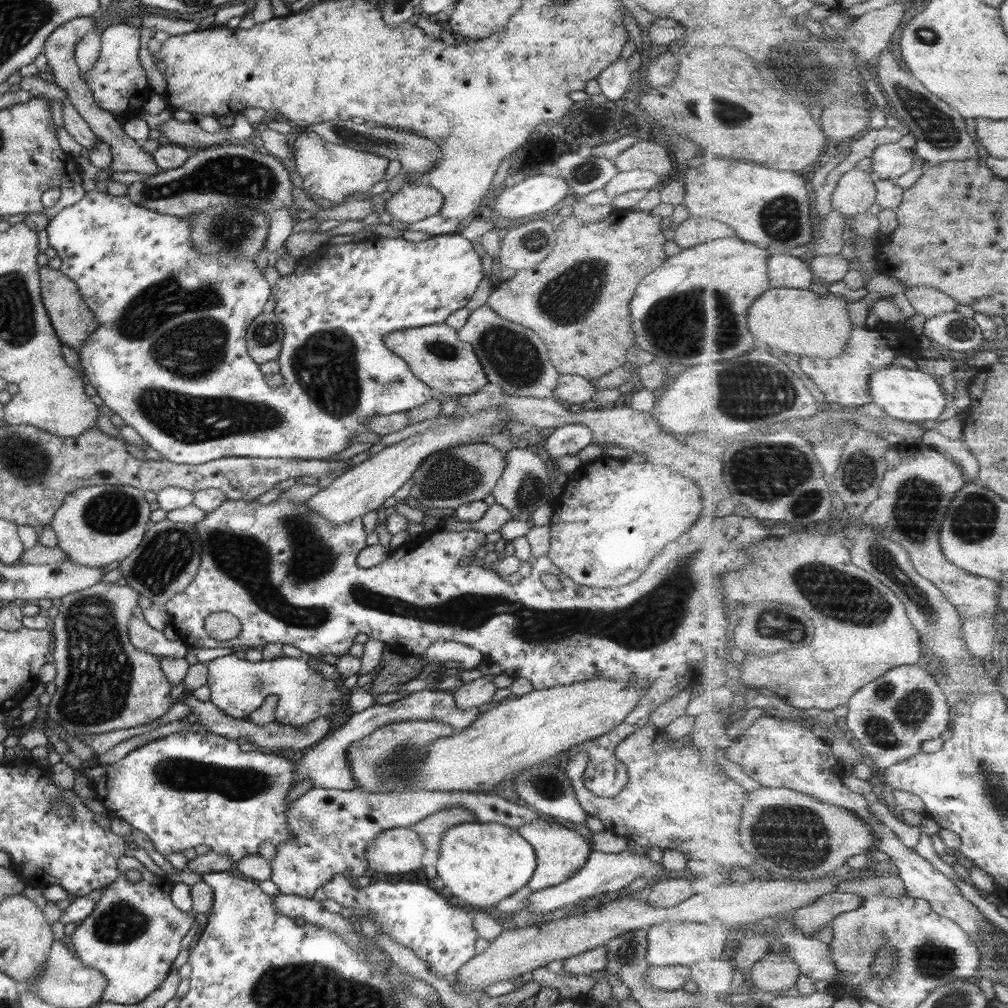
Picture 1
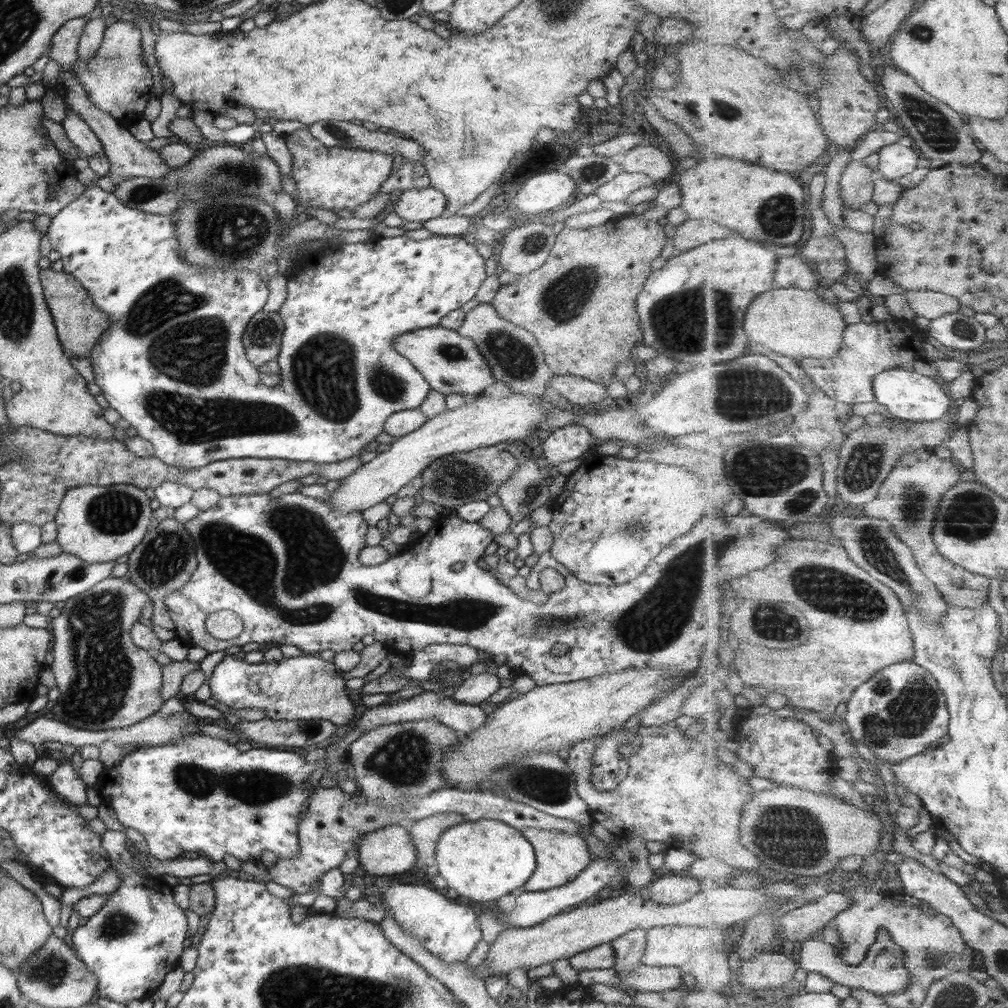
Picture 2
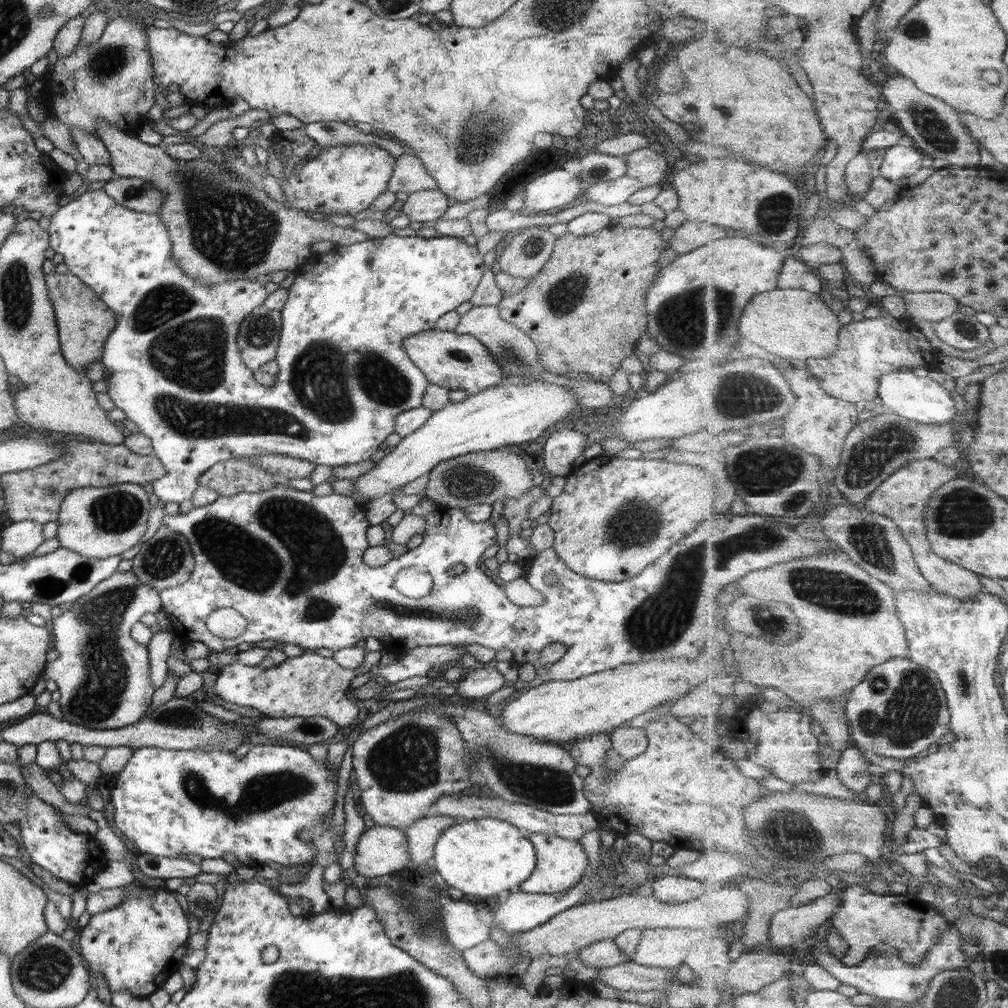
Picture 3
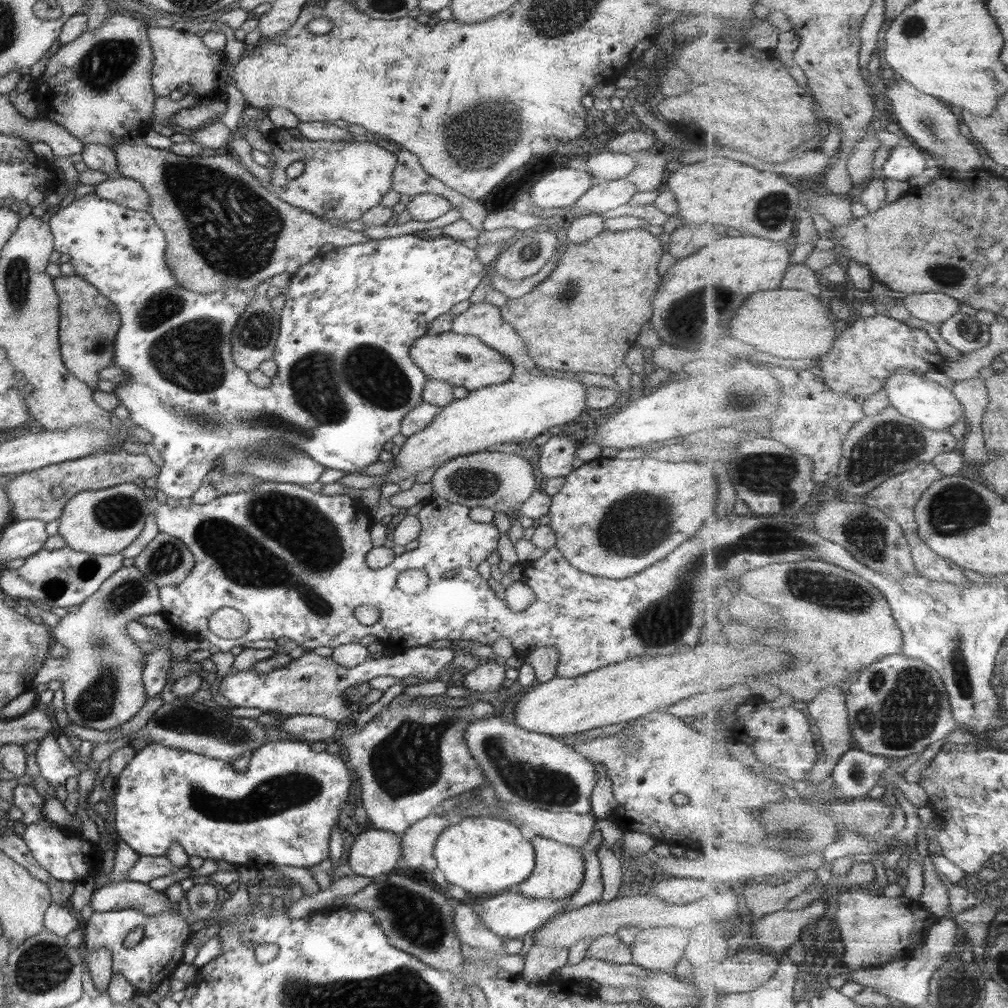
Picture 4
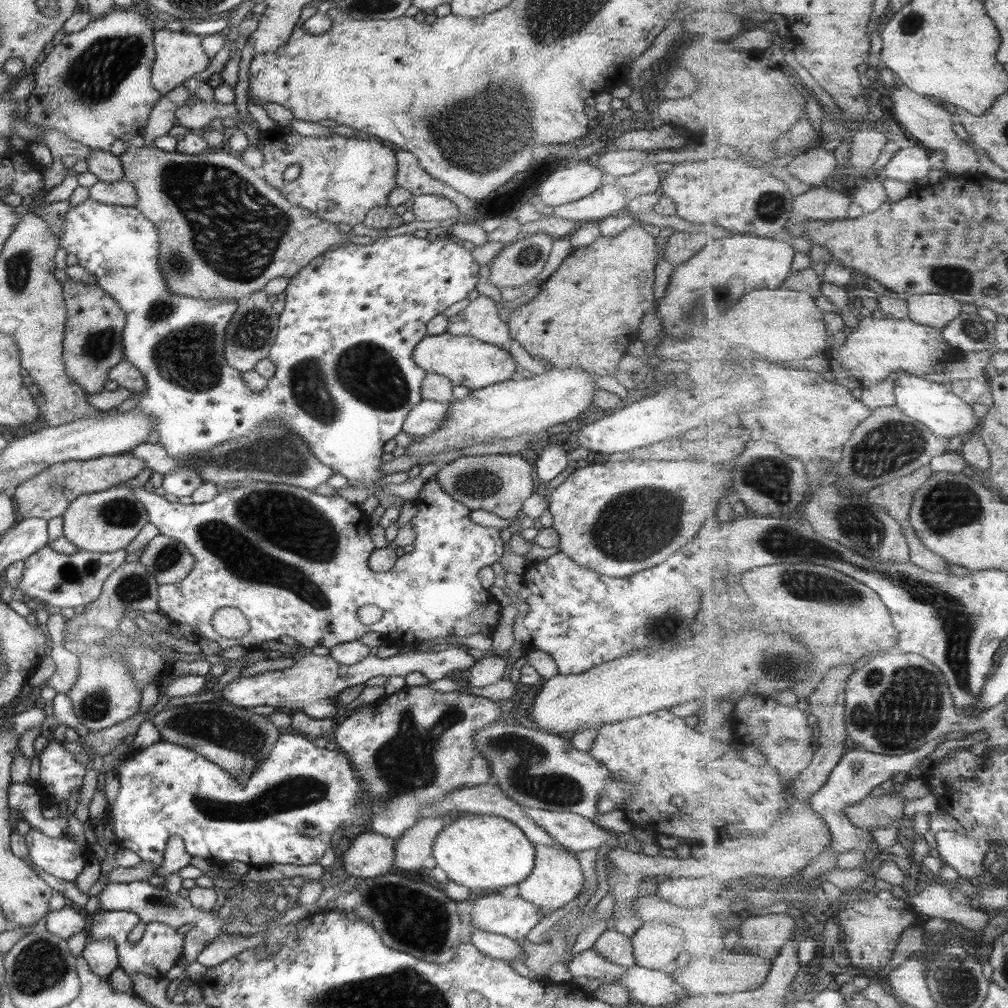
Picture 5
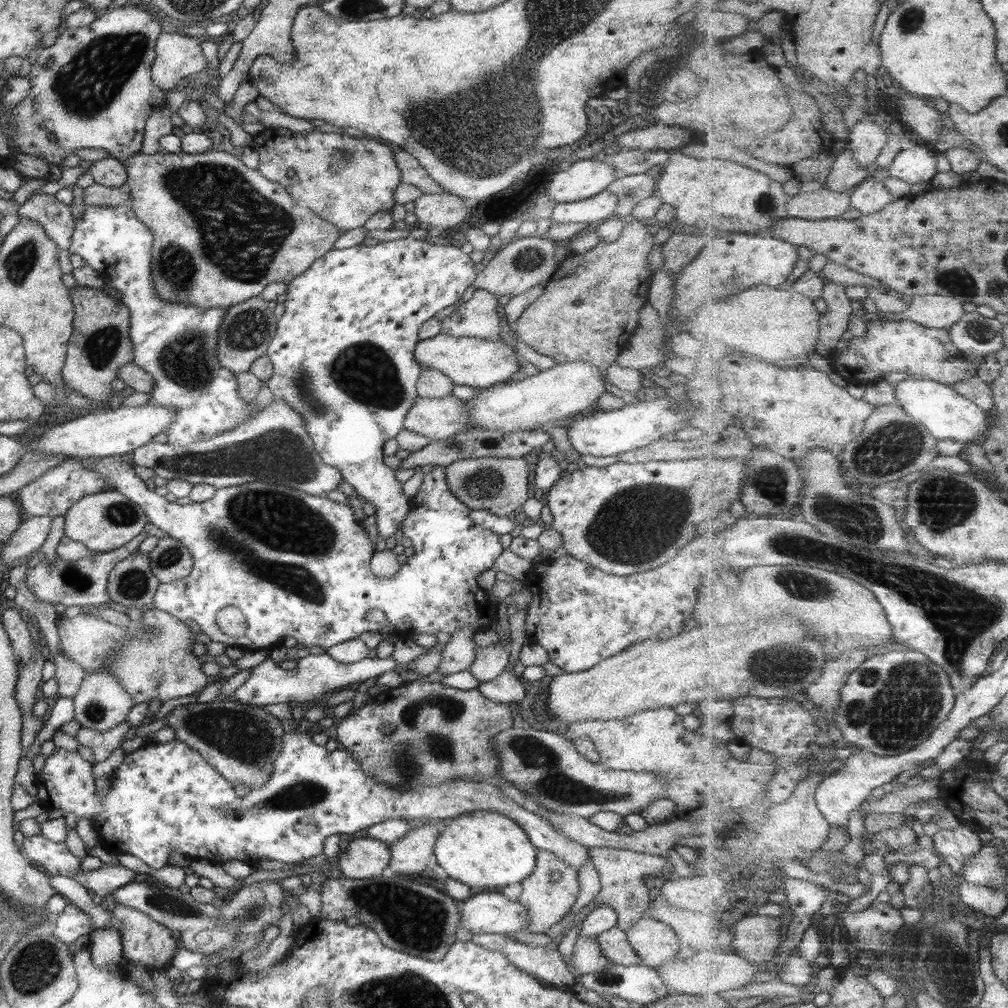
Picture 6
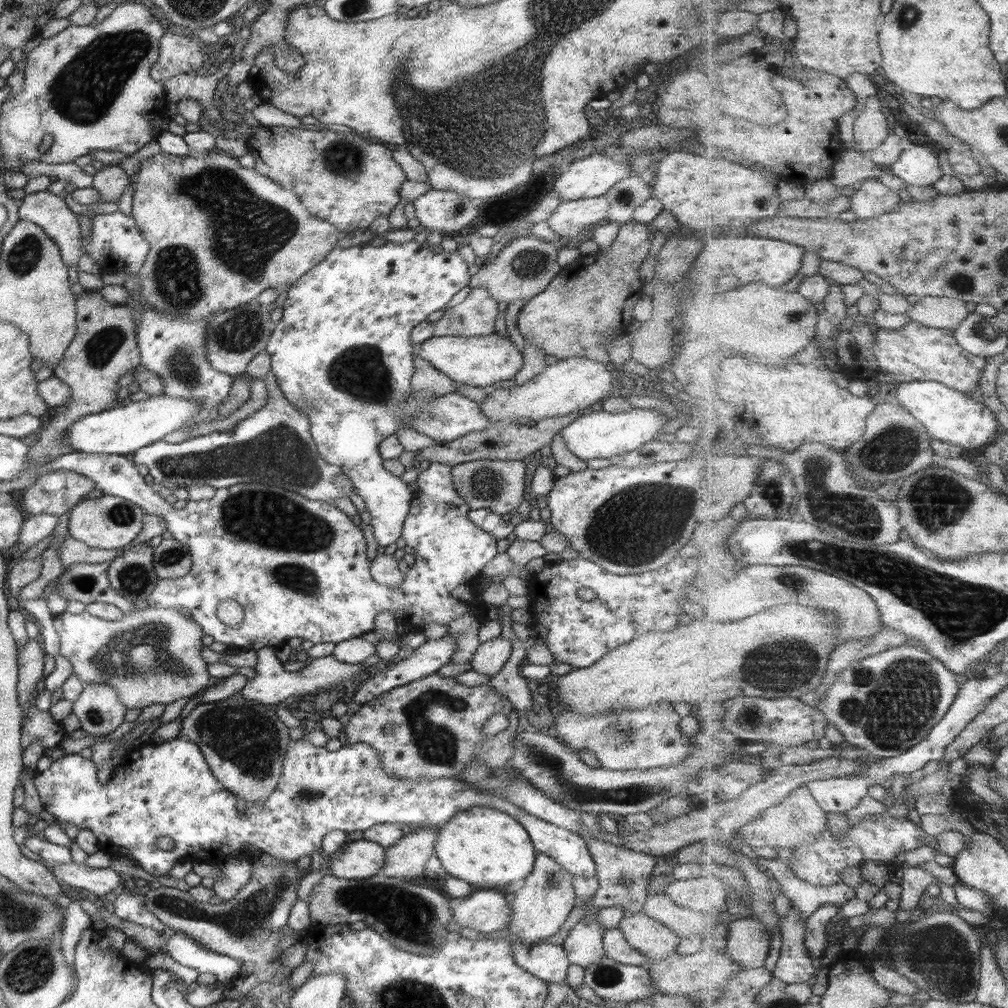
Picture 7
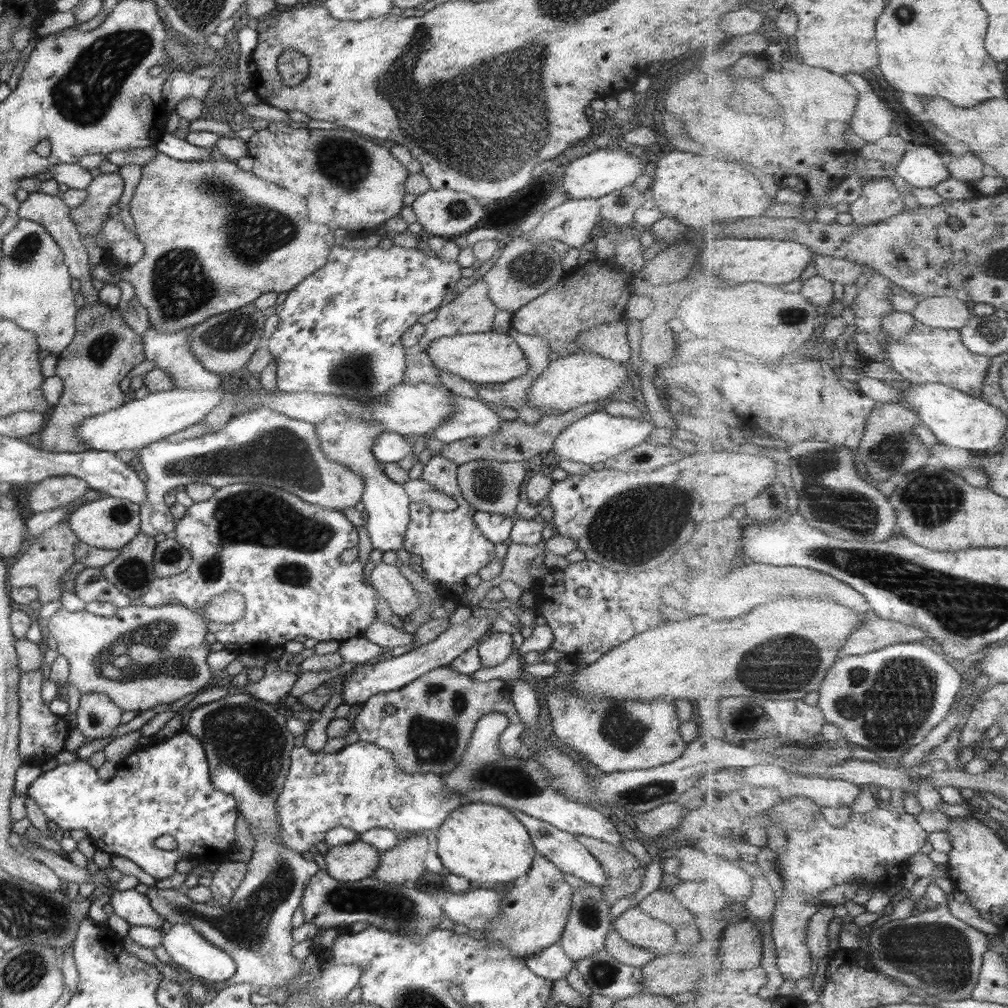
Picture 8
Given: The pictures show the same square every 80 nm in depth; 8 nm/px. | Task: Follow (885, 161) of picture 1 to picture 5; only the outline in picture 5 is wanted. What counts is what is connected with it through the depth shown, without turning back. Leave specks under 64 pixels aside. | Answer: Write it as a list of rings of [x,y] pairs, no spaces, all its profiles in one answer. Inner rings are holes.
[[[920,144],[914,147],[902,148],[884,168],[884,174],[901,182],[919,180],[933,169],[936,155],[930,149]]]

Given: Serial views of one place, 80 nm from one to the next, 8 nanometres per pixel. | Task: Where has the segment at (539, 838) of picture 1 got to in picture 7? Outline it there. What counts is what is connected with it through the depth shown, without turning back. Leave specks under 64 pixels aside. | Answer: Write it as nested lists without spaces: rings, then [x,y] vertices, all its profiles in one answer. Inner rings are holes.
[[[536,853],[532,871],[524,878],[522,888],[509,904],[512,915],[505,930],[519,938],[515,943],[532,945],[546,942],[546,938],[563,924],[571,909],[577,906],[572,877],[568,870],[559,866],[551,857]]]

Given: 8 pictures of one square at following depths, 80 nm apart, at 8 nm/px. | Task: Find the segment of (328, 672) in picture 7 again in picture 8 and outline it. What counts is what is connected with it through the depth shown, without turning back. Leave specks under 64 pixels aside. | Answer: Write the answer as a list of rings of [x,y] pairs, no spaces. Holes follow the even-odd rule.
[[[268,650],[260,655],[266,661],[262,667],[263,678],[253,684],[247,683],[242,692],[265,704],[273,705],[289,694],[298,677],[289,672],[281,672],[277,660],[267,655]]]

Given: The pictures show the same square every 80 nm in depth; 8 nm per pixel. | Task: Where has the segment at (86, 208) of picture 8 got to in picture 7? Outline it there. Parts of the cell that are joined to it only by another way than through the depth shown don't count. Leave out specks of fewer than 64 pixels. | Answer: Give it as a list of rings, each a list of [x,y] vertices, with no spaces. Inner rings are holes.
[[[117,163],[106,164],[93,174],[91,188],[99,194],[99,203],[117,203],[129,182],[127,173]]]

